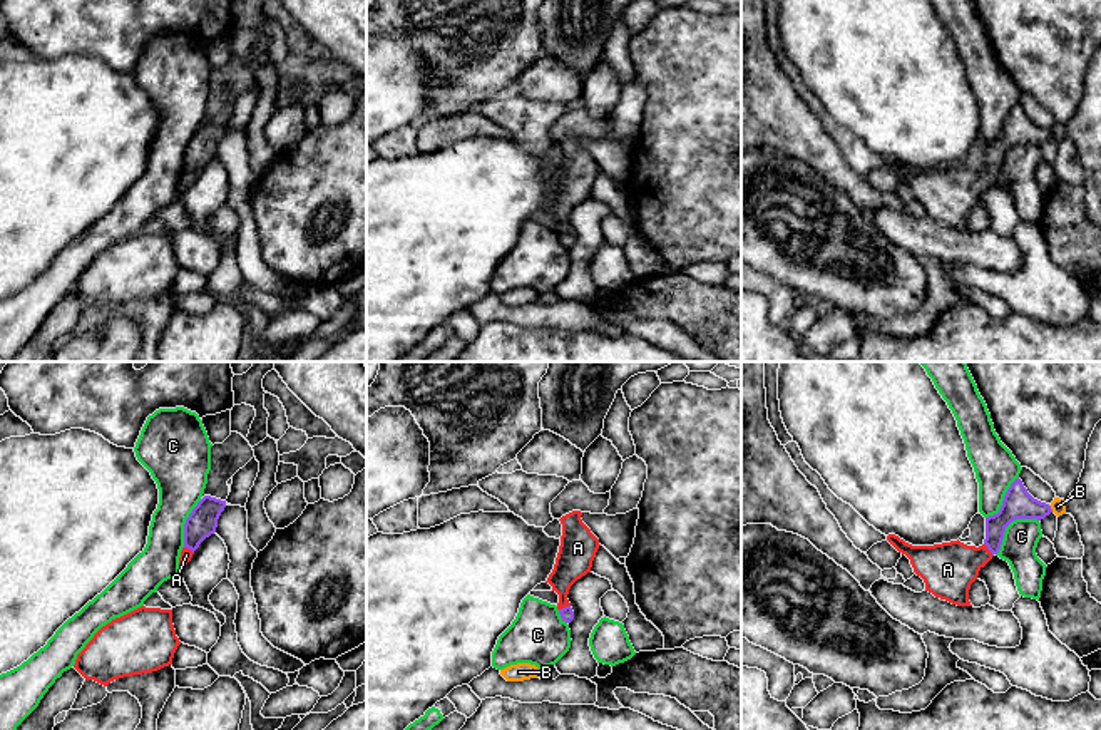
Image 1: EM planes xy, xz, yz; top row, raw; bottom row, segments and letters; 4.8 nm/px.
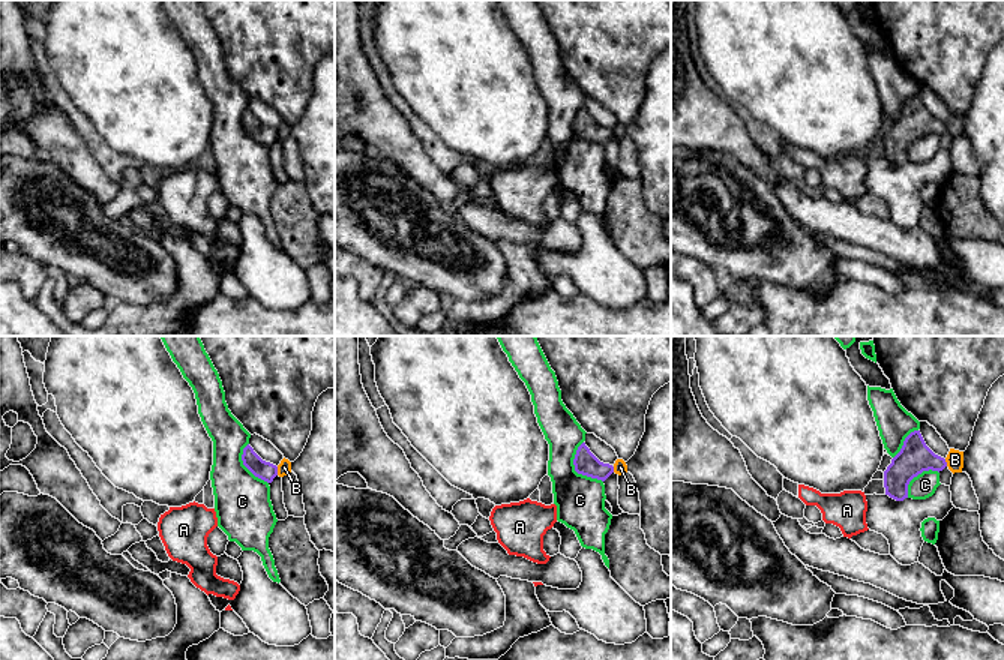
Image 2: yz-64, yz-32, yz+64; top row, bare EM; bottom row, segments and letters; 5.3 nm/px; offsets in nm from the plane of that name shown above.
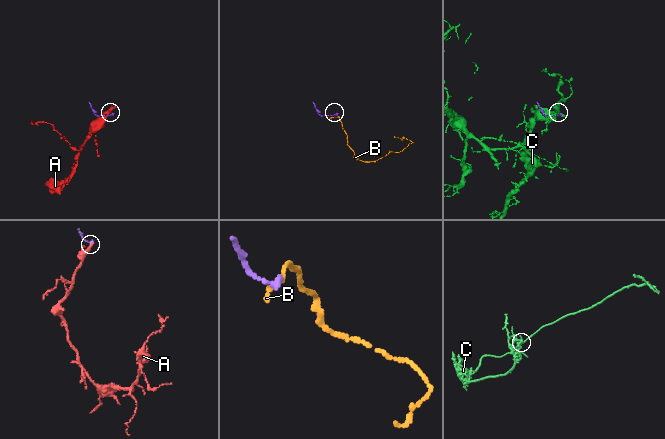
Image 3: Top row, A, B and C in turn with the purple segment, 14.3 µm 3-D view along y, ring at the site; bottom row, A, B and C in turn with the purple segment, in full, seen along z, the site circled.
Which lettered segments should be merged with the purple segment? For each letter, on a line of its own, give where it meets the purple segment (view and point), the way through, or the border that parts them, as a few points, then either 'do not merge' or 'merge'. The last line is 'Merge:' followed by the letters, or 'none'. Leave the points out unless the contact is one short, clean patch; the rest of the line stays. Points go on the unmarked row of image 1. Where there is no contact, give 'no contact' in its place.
A: meets purple in yz at (988, 173); runs through yz (1016, 129), (996, 149), (988, 173), (978, 183), (947, 195); merge
B: meets purple in yz at (1051, 134); border along yz (1049, 131), (1053, 136); do not merge
C: meets purple in yz at (1008, 149); do not merge
Merge: A

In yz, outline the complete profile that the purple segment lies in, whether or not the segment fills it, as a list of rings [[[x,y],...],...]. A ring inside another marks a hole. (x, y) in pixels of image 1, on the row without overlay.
[[[1017,102],[1007,114],[999,137],[986,142],[986,164],[979,172],[959,164],[934,171],[912,171],[895,159],[888,159],[887,166],[910,184],[914,198],[925,208],[925,216],[957,231],[972,231],[970,209],[999,177],[1006,152],[1016,144],[1041,146],[1051,137],[1051,131],[1034,124]]]

